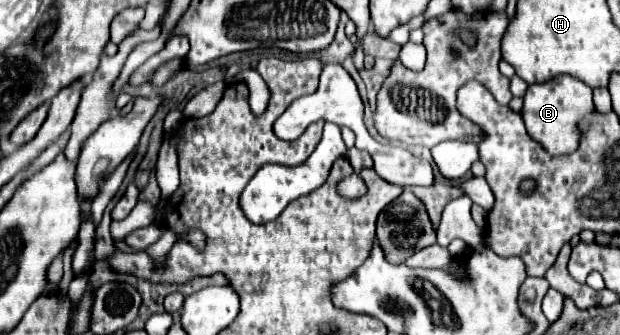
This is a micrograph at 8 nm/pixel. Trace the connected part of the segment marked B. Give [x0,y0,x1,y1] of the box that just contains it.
[522,74,592,154]

